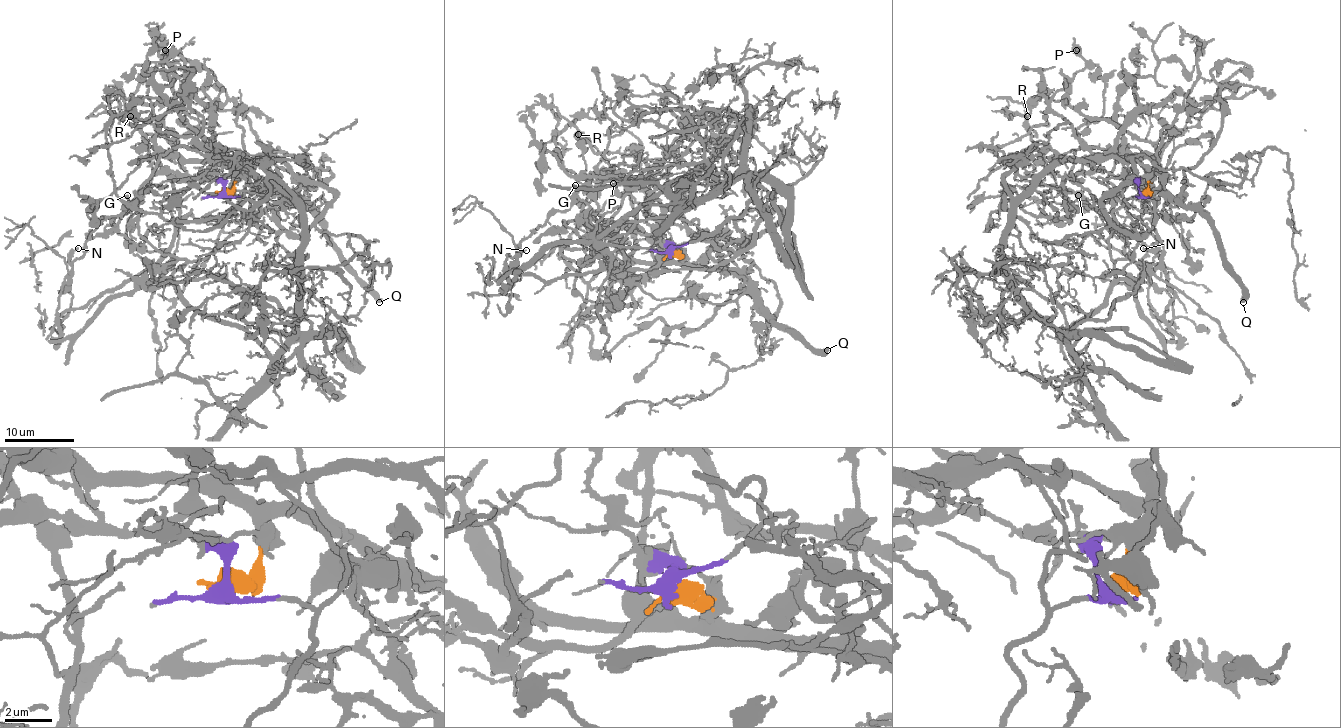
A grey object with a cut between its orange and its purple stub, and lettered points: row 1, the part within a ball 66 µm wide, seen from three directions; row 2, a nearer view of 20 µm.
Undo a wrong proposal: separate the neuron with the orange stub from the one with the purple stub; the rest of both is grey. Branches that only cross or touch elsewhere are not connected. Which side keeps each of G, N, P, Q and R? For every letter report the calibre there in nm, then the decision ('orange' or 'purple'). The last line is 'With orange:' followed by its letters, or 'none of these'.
G: 200 nm thick; purple
N: 110 nm thick; purple
P: 140 nm thick; orange
Q: 480 nm thick; orange
R: 160 nm thick; orange
With orange: P, Q, R

